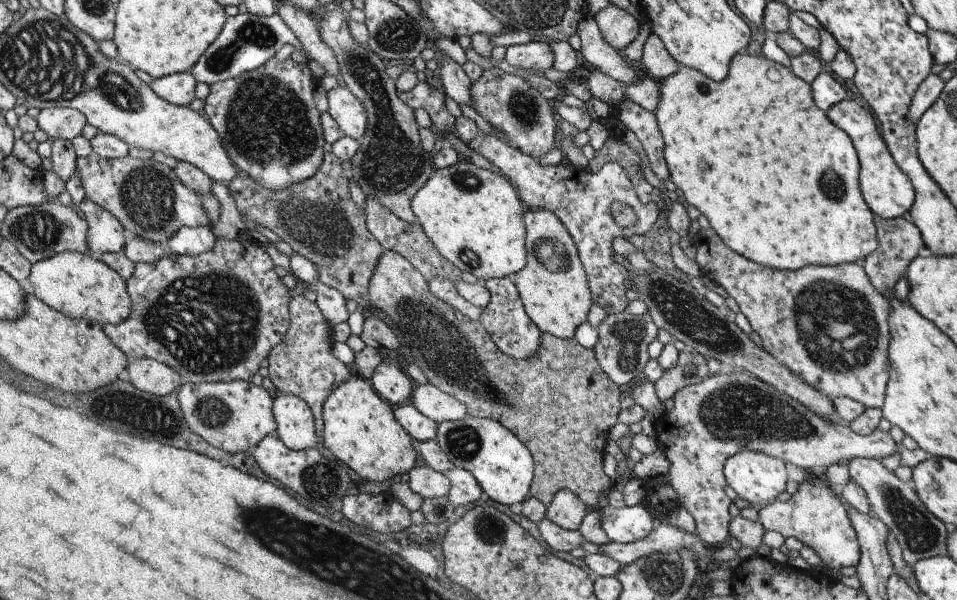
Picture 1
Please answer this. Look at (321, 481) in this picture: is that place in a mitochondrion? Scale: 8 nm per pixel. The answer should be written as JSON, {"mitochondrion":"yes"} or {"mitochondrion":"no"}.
{"mitochondrion":"yes"}

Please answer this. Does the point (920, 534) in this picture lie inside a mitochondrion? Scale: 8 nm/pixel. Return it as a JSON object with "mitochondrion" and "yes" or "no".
{"mitochondrion":"yes"}

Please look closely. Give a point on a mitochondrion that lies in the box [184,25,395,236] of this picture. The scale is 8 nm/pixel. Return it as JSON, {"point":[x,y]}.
{"point":[267,122]}

